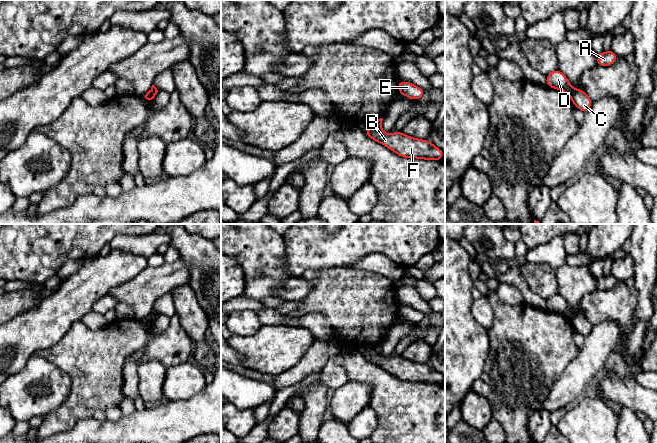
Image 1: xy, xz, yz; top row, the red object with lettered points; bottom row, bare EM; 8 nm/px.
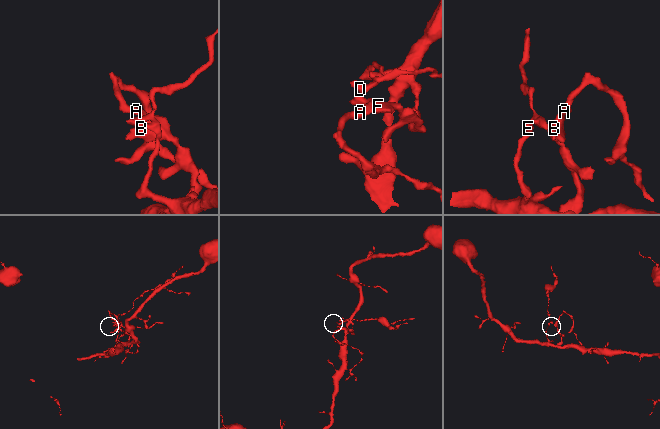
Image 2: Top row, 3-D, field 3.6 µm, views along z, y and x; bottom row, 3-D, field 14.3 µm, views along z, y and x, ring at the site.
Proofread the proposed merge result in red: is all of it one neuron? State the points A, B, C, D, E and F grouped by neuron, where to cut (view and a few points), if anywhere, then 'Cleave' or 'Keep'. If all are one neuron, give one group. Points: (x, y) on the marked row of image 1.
Groups: A B C F / D E. Split along xz (373, 125), (379, 128). Cleave

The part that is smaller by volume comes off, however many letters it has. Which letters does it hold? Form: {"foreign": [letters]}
{"foreign": ["A", "B", "C", "F"]}

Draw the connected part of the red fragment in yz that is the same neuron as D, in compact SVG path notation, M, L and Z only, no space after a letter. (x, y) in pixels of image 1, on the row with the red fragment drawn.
M555 70L546 76L547 87L563 90L568 95L574 91L573 87L569 84L565 75L559 70Z

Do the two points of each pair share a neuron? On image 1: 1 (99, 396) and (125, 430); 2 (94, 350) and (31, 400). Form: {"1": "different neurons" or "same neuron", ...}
{"1": "different neurons", "2": "different neurons"}

